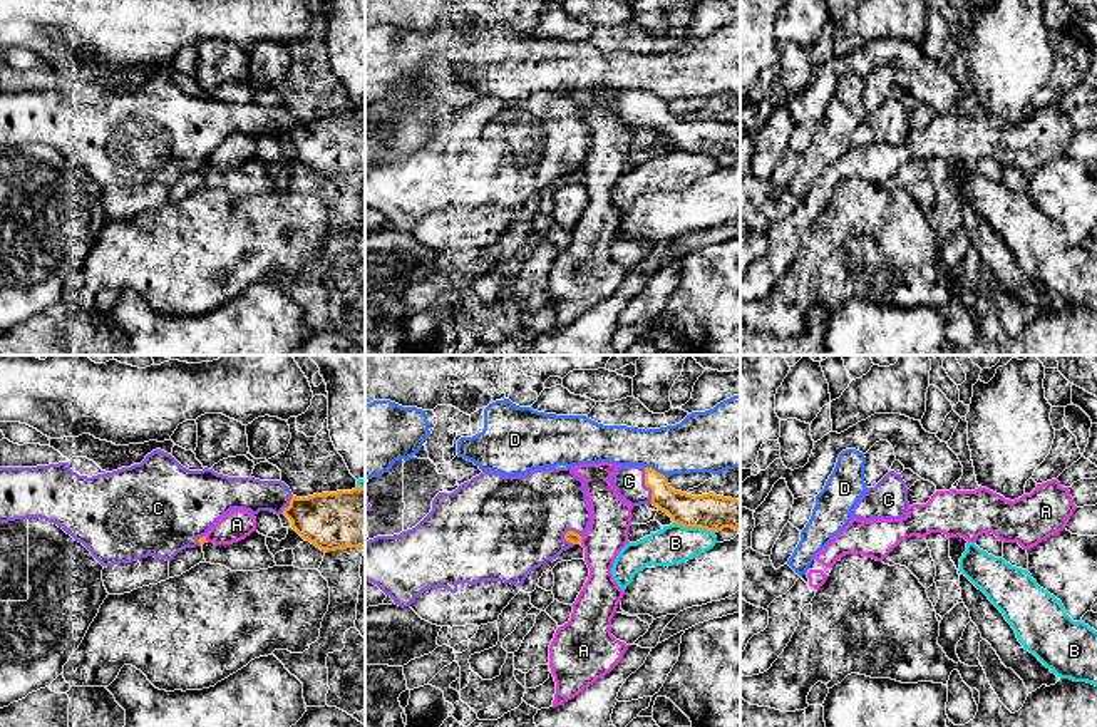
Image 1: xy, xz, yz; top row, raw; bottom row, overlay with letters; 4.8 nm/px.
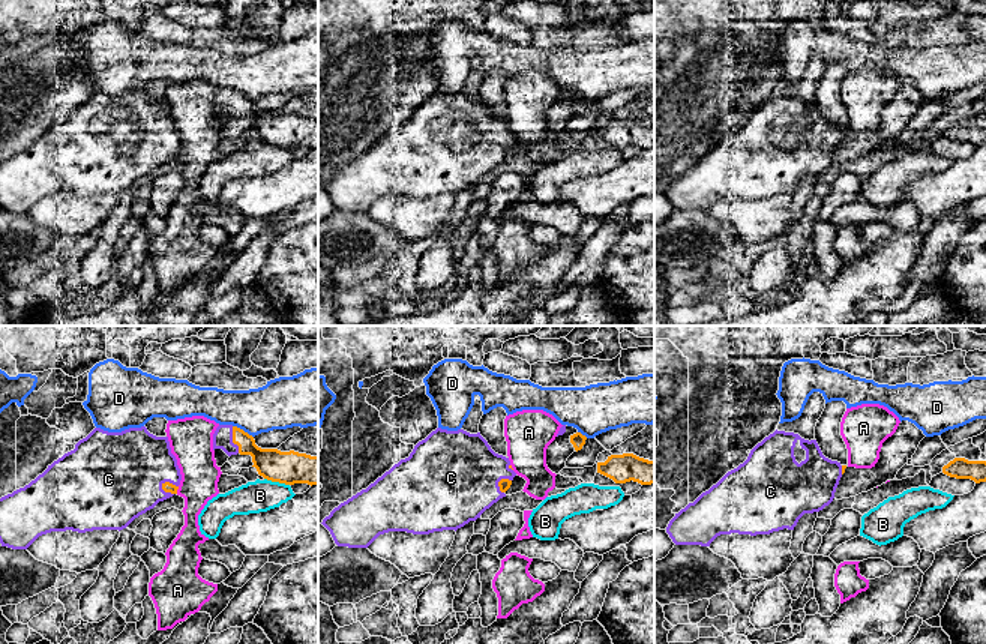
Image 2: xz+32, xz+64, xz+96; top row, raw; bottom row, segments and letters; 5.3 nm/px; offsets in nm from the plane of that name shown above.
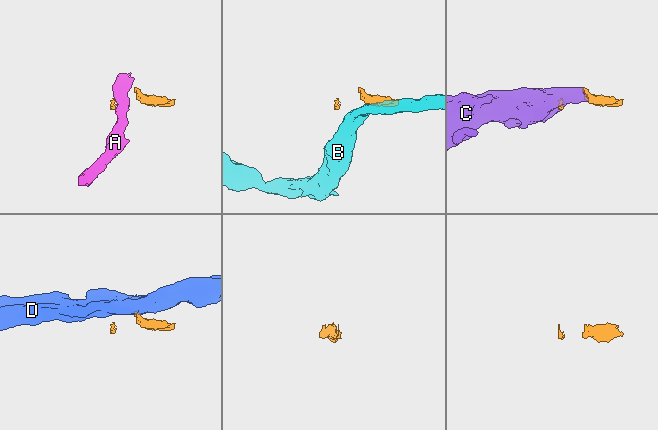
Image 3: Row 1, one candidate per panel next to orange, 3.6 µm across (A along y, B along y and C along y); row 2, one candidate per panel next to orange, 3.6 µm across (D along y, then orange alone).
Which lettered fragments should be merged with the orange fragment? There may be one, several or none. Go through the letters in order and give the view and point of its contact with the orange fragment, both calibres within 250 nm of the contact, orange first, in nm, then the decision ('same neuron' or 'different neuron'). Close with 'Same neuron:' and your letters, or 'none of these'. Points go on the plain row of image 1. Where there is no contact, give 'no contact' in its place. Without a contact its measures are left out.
A: meets orange in xz at (581, 163); 60 nm thick on the orange side, 190 nm on the other; different neuron
B: meets orange in xz at (694, 151); 180 nm thick on the orange side, 190 nm on the other; different neuron
C: meets orange in xz at (647, 111); 160 nm thick on the orange side, 150 nm on the other; same neuron
D: meets orange in xz at (655, 96); 150 nm thick on the orange side, 280 nm on the other; different neuron
Same neuron: C

